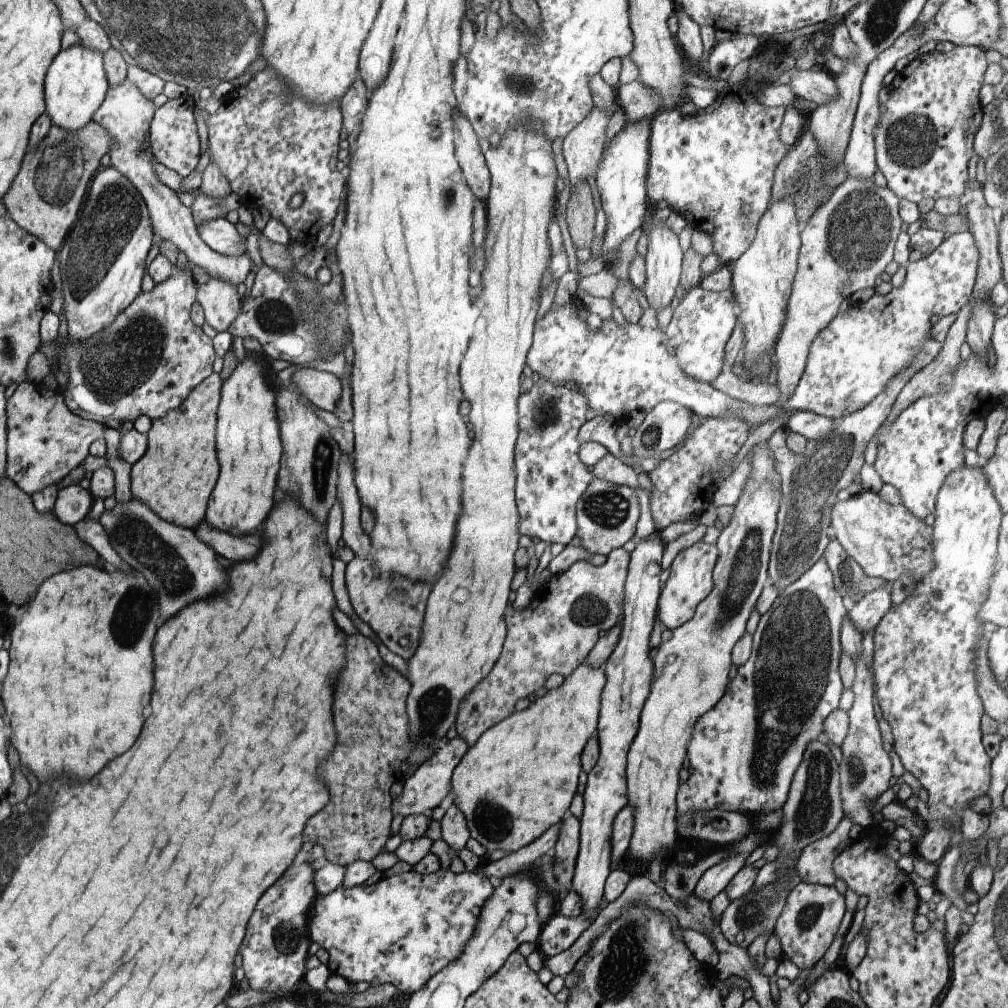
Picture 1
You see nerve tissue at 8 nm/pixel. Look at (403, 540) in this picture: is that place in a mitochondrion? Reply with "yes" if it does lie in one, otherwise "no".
no

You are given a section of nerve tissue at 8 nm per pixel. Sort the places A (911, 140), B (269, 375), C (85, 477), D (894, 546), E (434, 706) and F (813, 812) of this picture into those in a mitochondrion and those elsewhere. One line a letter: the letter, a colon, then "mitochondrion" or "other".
A: mitochondrion
B: other
C: other
D: other
E: mitochondrion
F: mitochondrion

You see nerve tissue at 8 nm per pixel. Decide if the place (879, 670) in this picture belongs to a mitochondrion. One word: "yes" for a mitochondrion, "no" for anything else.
no

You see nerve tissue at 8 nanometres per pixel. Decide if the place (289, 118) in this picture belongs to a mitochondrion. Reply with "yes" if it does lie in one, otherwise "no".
yes

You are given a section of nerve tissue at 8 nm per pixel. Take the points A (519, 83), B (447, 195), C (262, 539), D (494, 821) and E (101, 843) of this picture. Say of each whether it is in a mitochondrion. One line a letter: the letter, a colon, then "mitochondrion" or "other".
A: mitochondrion
B: mitochondrion
C: other
D: mitochondrion
E: other

